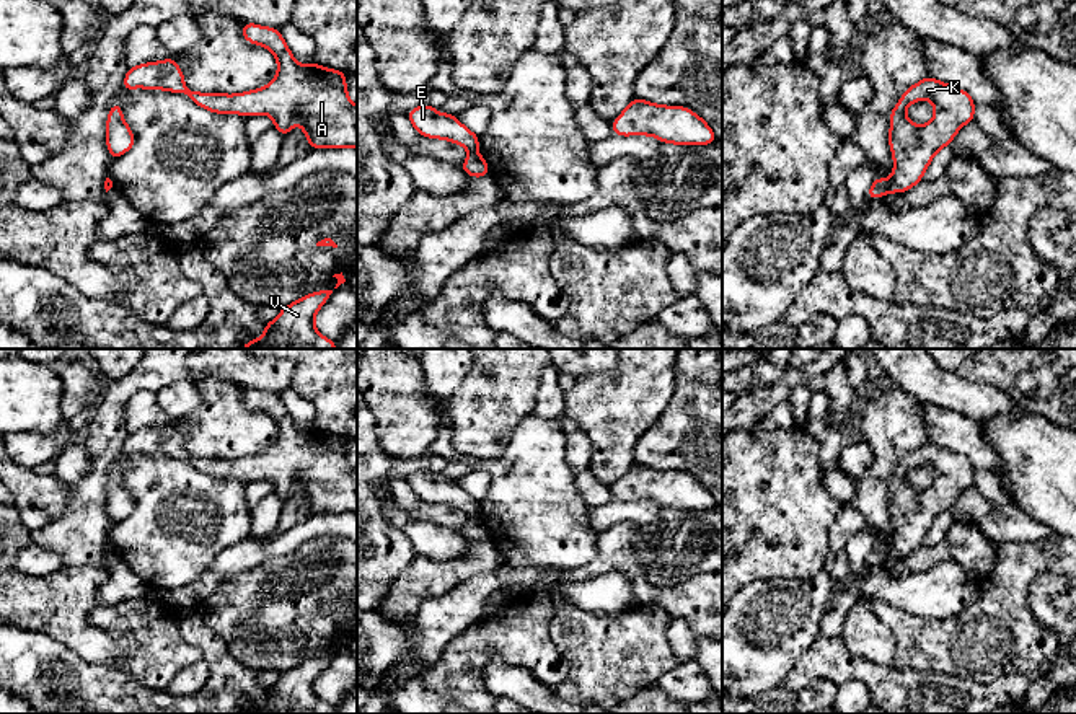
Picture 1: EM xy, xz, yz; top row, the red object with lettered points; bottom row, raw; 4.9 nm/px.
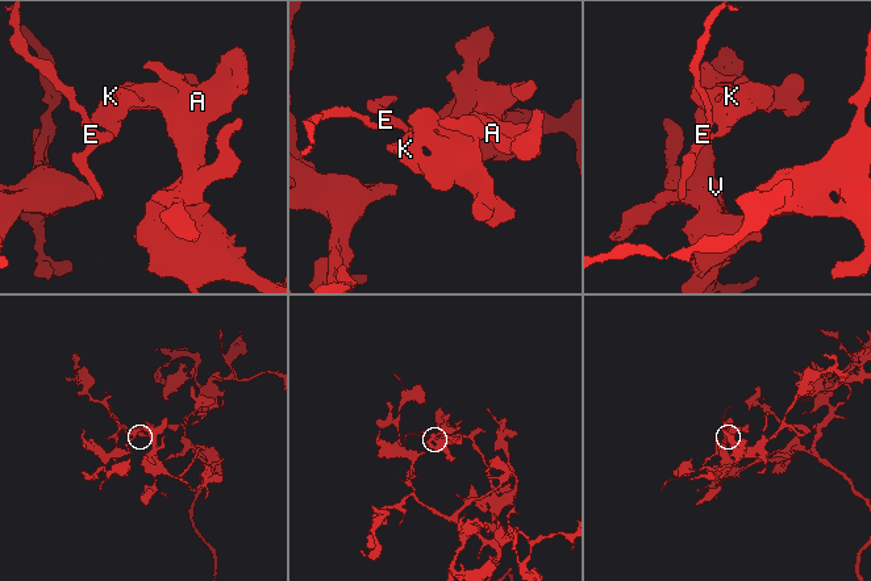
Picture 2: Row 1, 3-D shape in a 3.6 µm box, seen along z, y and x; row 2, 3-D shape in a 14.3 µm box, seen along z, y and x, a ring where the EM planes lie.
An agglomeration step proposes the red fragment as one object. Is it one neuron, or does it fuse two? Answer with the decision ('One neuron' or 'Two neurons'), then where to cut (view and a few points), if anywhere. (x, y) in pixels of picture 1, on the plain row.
Two neurons. Split along yz (887, 545), (890, 555)

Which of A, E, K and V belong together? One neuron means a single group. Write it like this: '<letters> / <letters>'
A K V / E

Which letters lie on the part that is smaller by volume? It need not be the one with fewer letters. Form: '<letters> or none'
E

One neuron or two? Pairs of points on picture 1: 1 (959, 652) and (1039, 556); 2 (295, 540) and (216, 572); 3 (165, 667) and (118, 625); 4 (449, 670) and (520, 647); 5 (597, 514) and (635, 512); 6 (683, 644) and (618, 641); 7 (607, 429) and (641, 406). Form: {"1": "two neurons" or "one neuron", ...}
{"1": "one neuron", "2": "one neuron", "3": "one neuron", "4": "one neuron", "5": "one neuron", "6": "two neurons", "7": "one neuron"}

